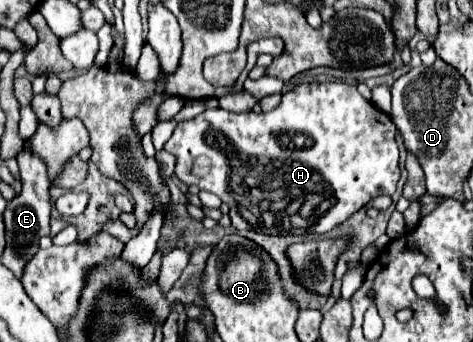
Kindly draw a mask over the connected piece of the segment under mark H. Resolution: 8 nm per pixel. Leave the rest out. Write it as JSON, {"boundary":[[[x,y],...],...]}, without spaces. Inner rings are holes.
{"boundary":[[[303,82],[297,88],[293,88],[291,92],[283,94],[279,106],[271,112],[227,112],[227,110],[205,110],[199,116],[191,118],[191,120],[183,120],[177,124],[173,136],[169,138],[169,142],[165,144],[165,150],[171,152],[175,156],[175,176],[187,184],[187,186],[199,186],[201,190],[213,192],[217,194],[225,204],[229,204],[231,212],[231,224],[237,230],[255,230],[261,234],[273,234],[273,236],[303,236],[303,234],[327,234],[331,228],[335,228],[337,224],[341,224],[343,220],[347,220],[353,212],[357,212],[363,204],[367,204],[371,198],[375,196],[393,196],[401,170],[399,170],[399,146],[395,140],[397,128],[391,122],[389,114],[379,112],[369,100],[365,100],[355,86],[345,84],[345,82]]]}

